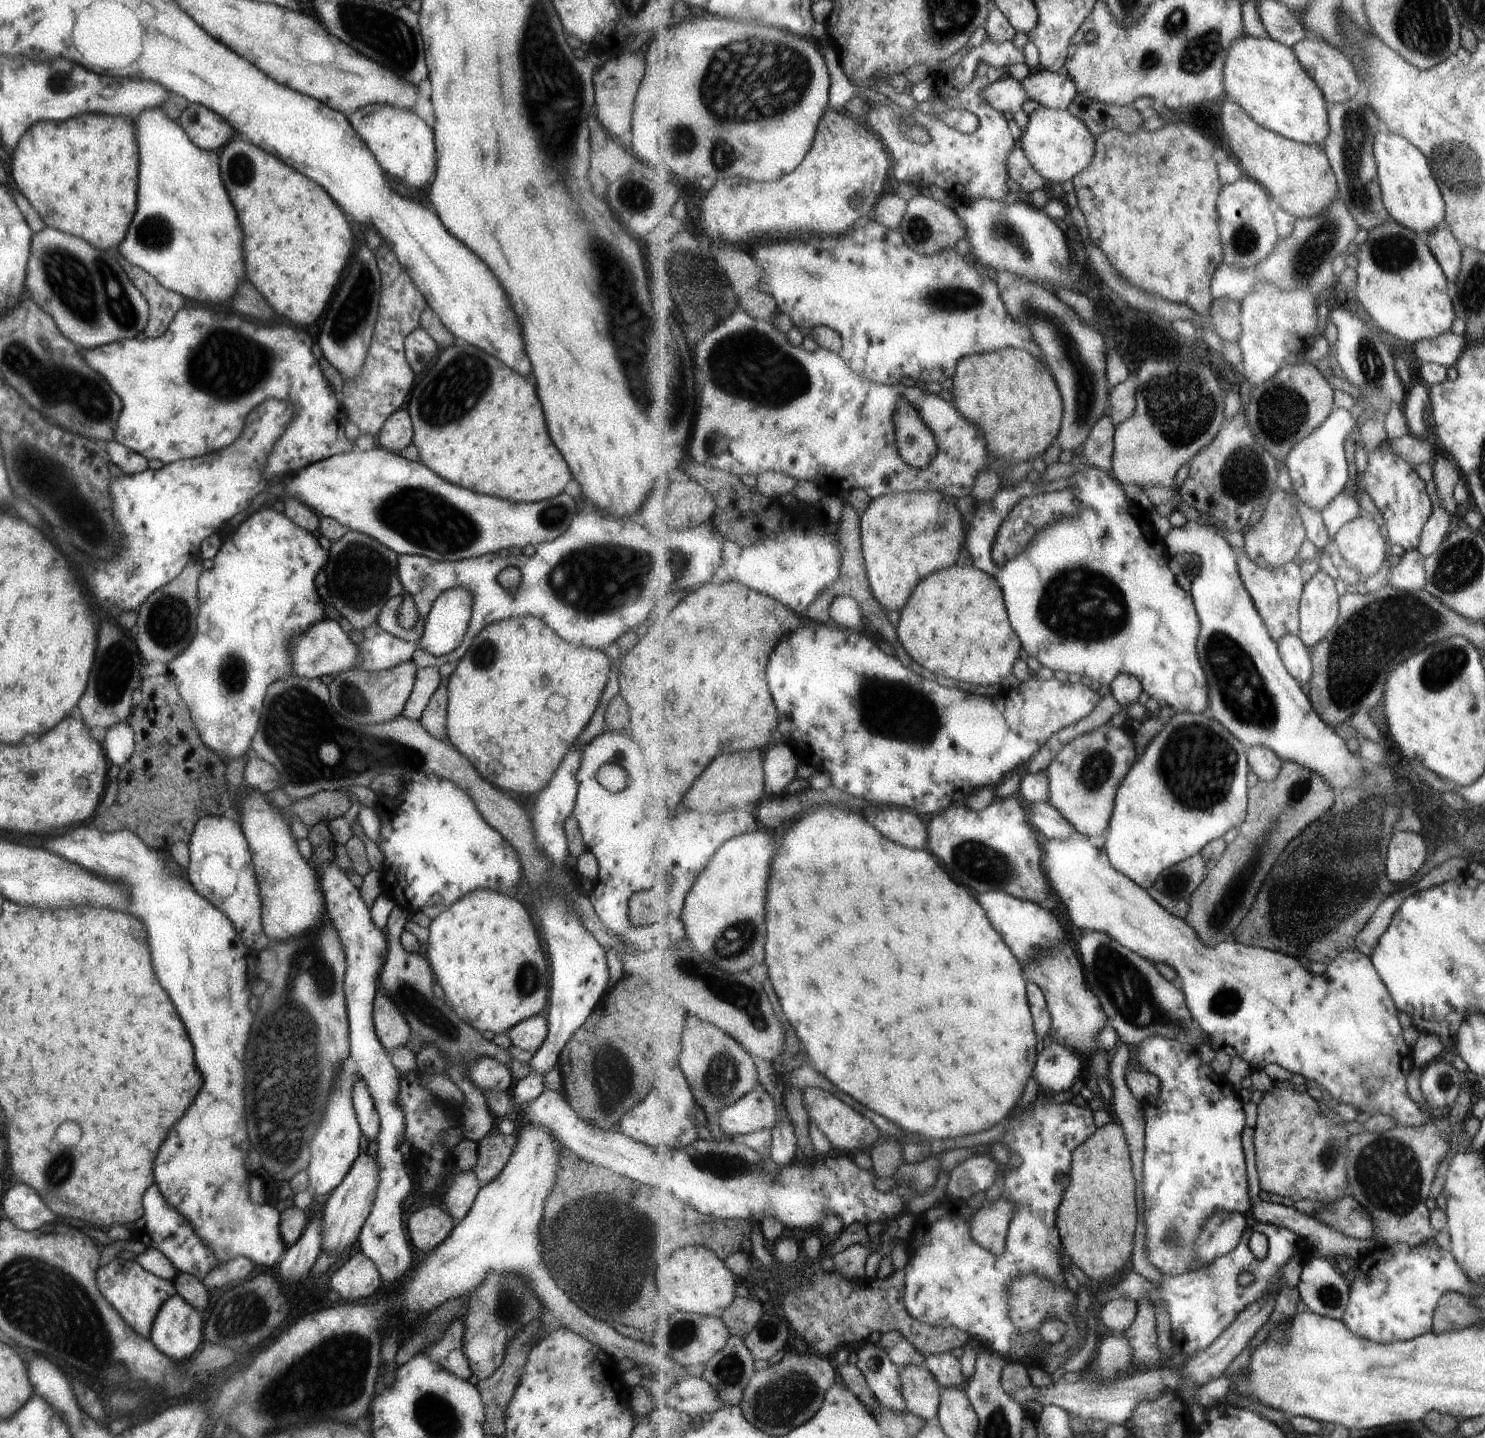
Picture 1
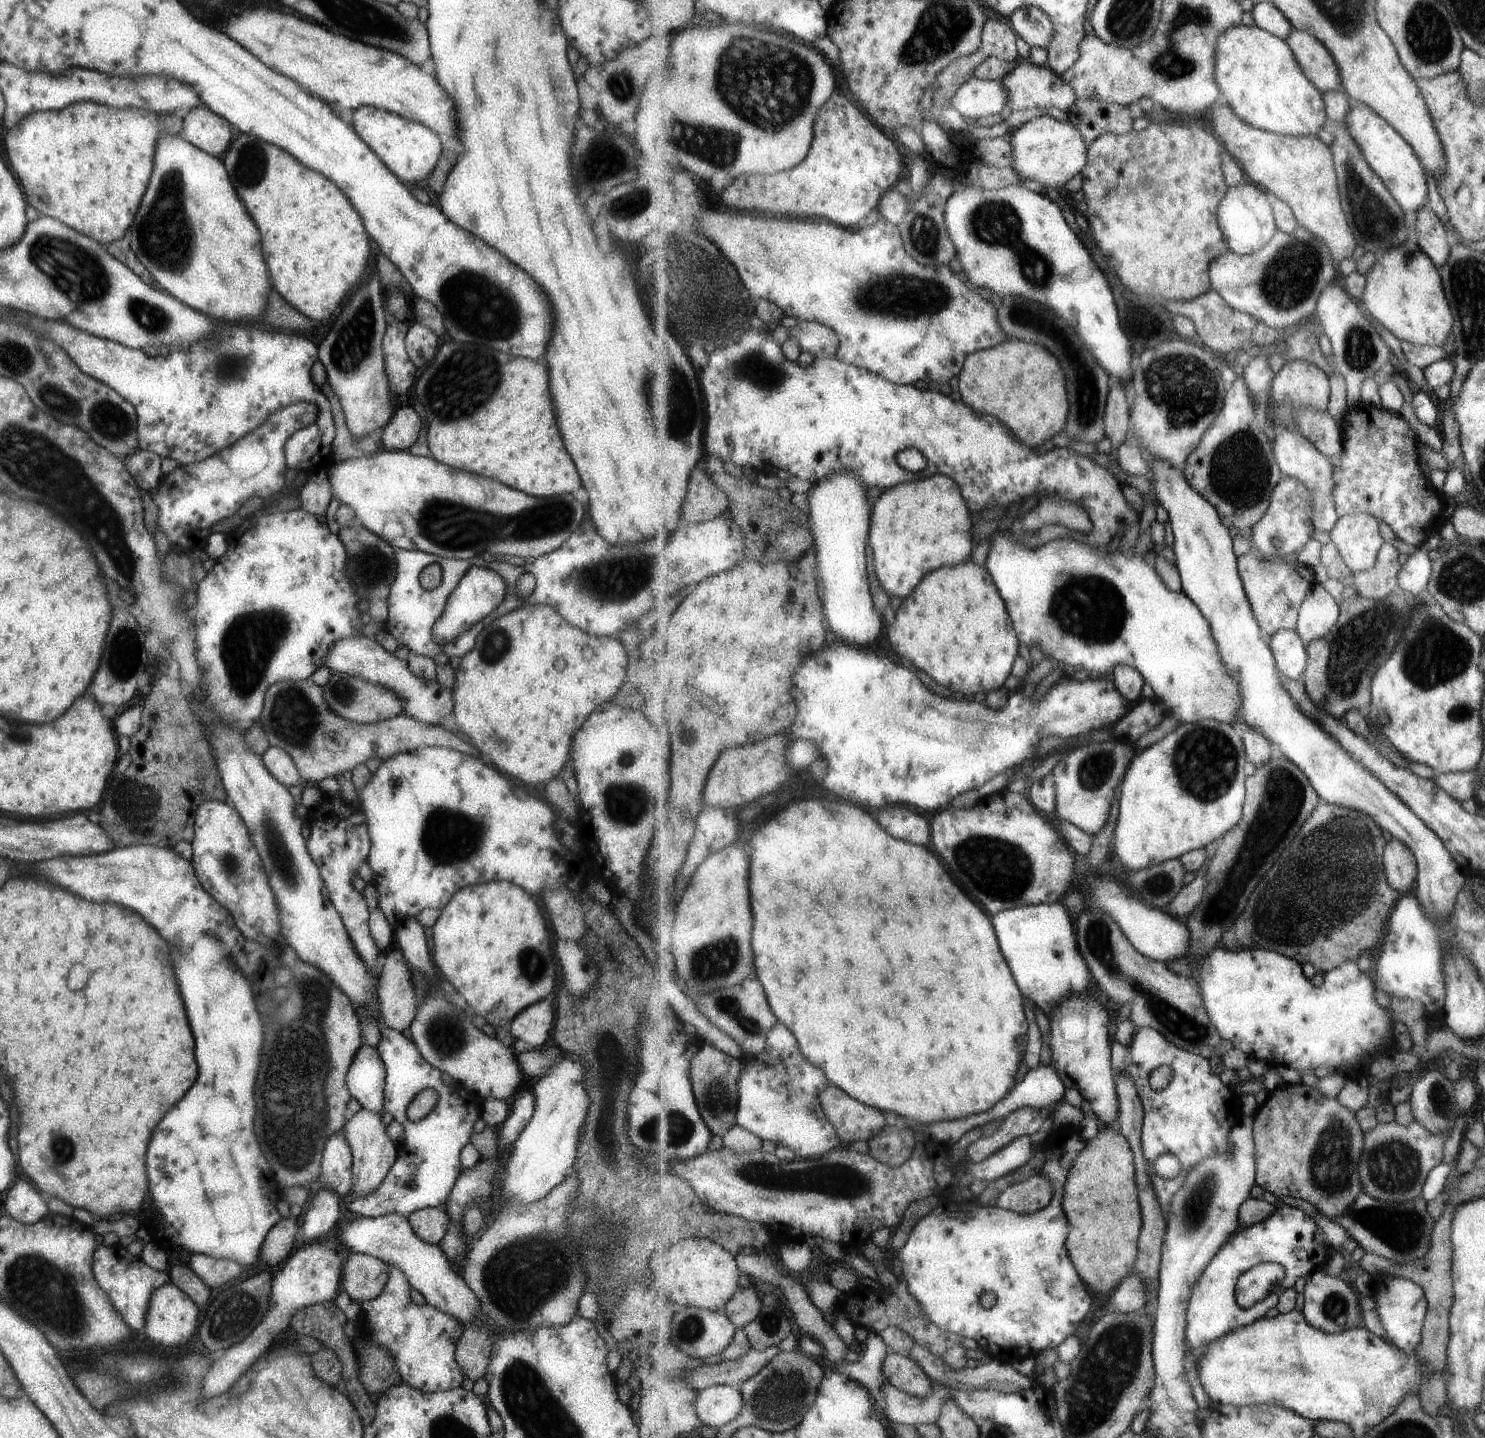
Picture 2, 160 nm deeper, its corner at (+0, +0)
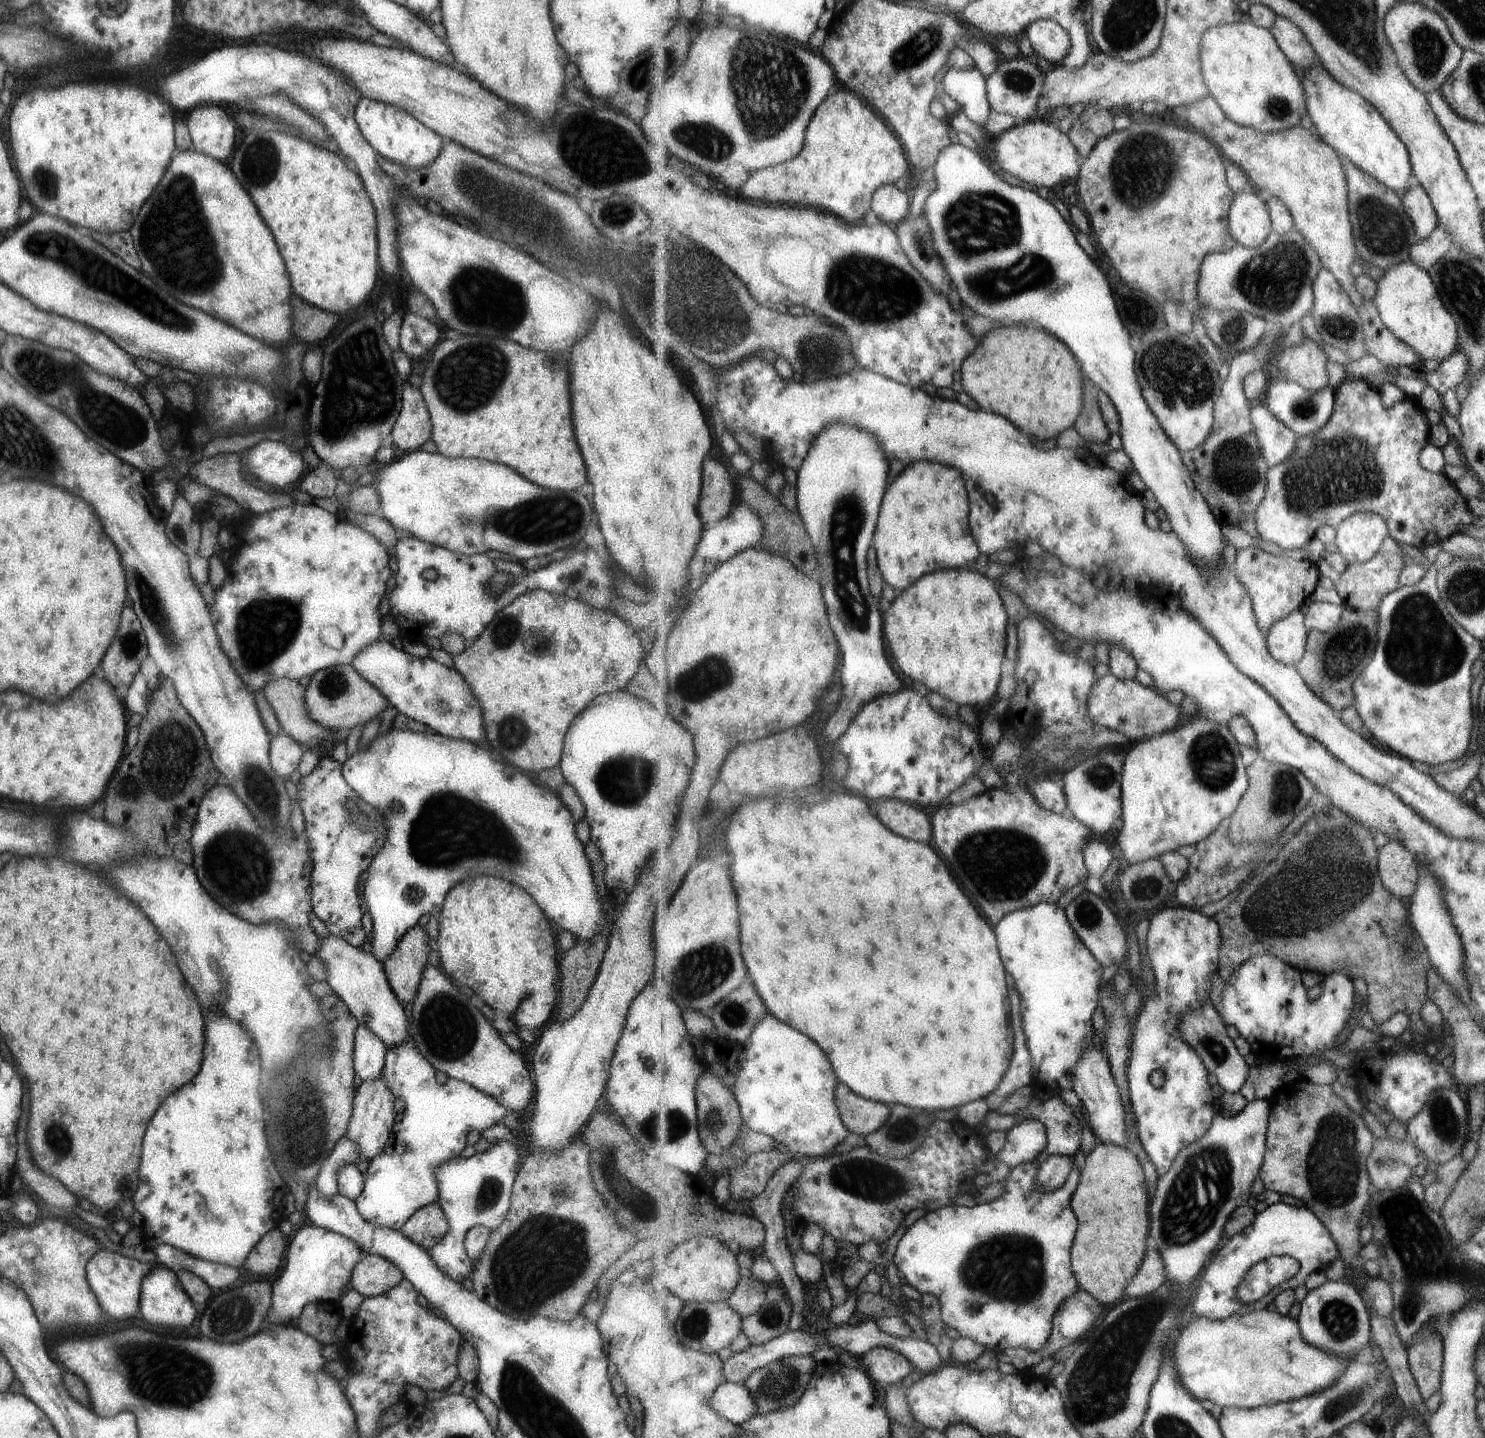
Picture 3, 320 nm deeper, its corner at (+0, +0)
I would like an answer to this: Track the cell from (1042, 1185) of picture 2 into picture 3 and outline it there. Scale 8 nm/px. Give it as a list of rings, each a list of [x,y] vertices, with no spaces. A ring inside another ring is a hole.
[[[1053,1150],[1047,1152],[1041,1160],[1039,1172],[1036,1179],[1039,1179],[1045,1188],[1051,1192],[1059,1190],[1075,1168],[1075,1158],[1073,1155],[1059,1155]]]

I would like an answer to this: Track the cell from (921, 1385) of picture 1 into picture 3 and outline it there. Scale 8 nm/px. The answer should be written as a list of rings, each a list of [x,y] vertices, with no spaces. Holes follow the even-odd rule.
[[[889,1347],[871,1349],[860,1358],[863,1368],[870,1373],[873,1382],[882,1387],[886,1384],[895,1384],[909,1376],[911,1371],[917,1371],[903,1353]]]

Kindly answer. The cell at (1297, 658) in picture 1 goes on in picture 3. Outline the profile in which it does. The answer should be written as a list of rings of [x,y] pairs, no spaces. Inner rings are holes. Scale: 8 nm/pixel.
[[[1296,610],[1276,622],[1266,636],[1272,655],[1287,666],[1297,668],[1306,655],[1309,630],[1305,617],[1301,610]]]

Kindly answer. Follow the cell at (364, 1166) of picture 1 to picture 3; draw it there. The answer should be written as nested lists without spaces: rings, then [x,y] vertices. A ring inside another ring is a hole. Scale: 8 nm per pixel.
[[[382,1074],[373,1080],[364,1080],[355,1089],[351,1116],[346,1126],[345,1135],[357,1145],[359,1160],[371,1160],[372,1156],[378,1155],[378,1152],[382,1151],[383,1145],[388,1139],[390,1128],[395,1123],[394,1098],[395,1096],[388,1089]]]

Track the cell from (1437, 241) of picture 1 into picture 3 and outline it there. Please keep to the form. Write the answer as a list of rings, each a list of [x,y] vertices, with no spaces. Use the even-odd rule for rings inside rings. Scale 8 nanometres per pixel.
[[[1414,184],[1399,196],[1403,198],[1404,207],[1418,235],[1422,240],[1429,238],[1439,228],[1439,219],[1427,191],[1420,184]]]

